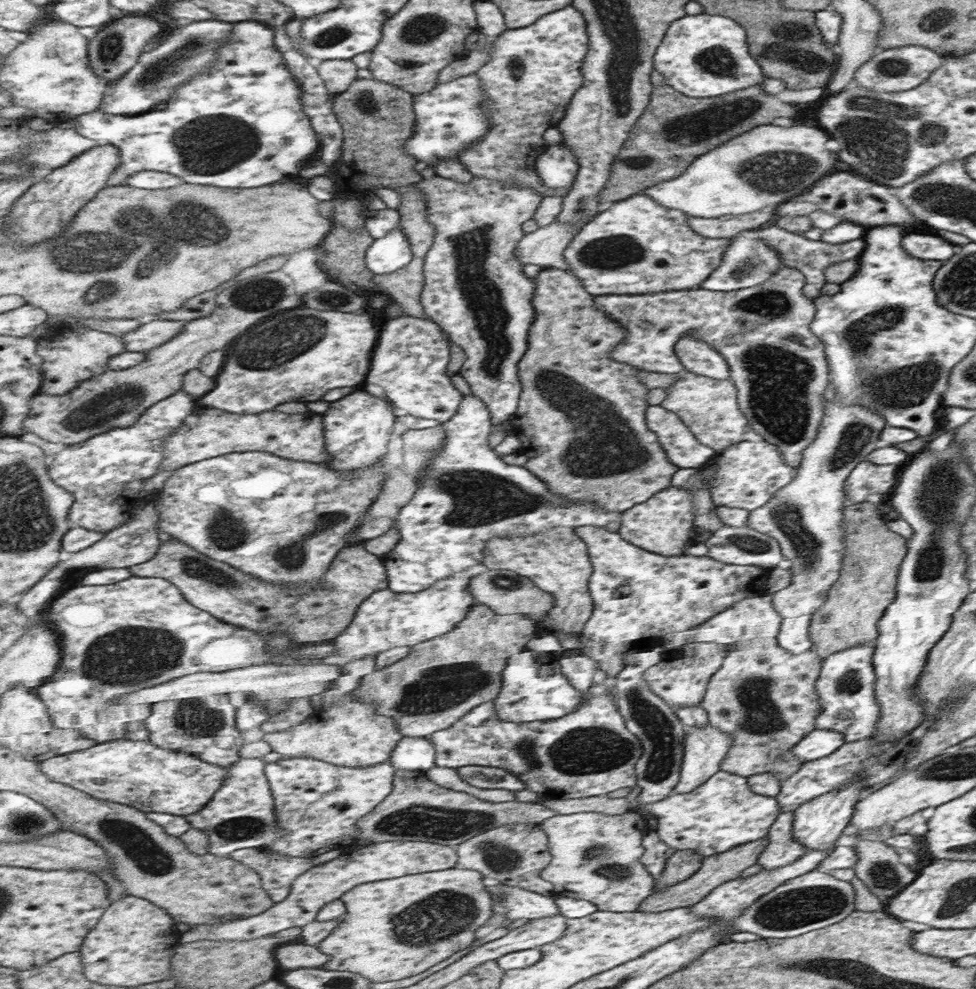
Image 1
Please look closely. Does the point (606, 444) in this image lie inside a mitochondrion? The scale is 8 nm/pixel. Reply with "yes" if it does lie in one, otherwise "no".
yes

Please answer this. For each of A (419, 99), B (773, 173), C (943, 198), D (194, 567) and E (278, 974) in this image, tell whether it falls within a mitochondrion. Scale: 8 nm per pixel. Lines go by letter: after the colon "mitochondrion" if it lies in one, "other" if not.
A: other
B: mitochondrion
C: mitochondrion
D: mitochondrion
E: other

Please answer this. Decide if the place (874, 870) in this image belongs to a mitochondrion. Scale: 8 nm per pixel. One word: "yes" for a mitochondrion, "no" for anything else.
yes

